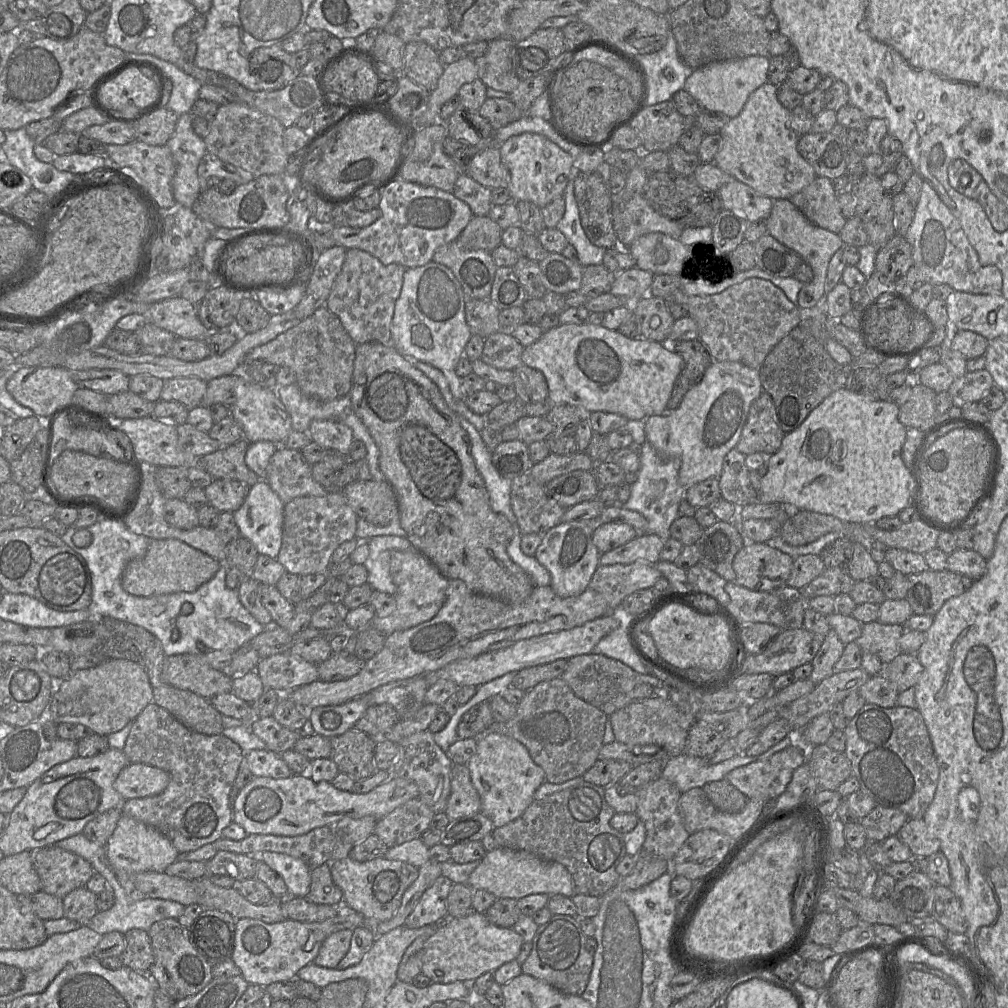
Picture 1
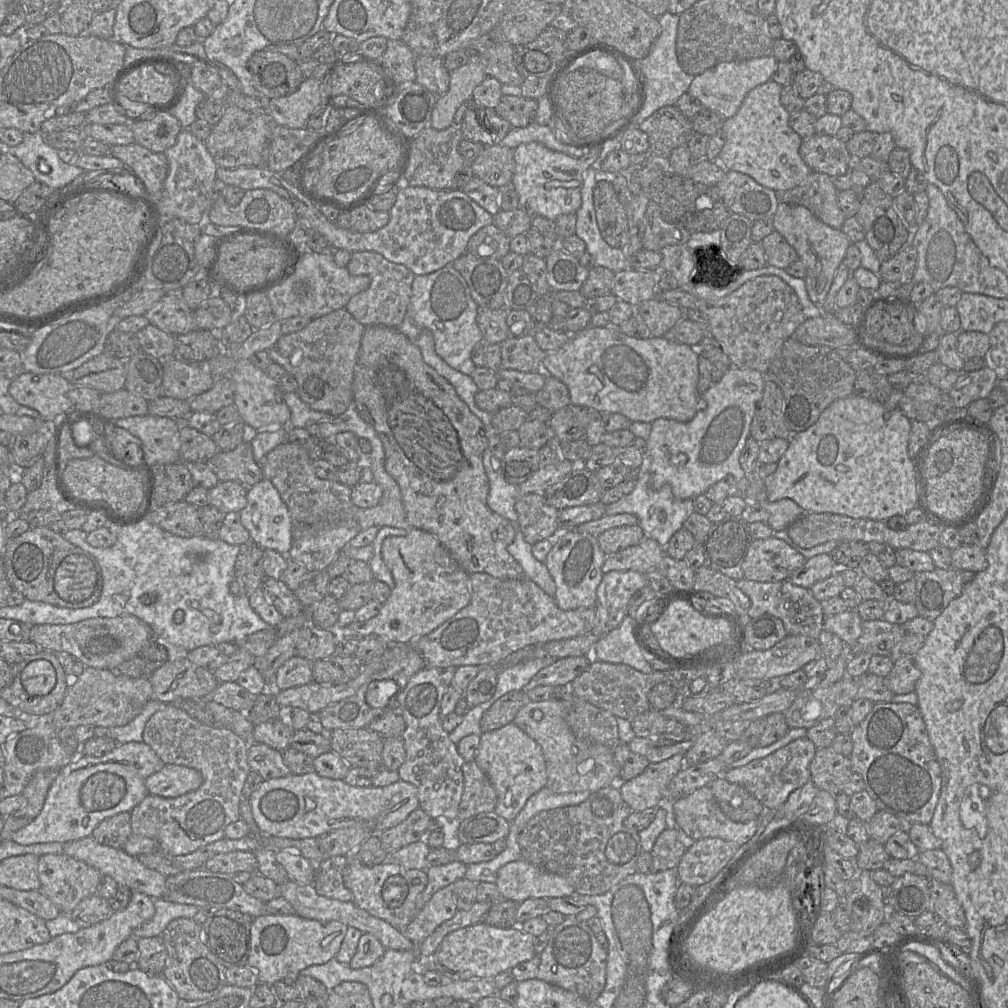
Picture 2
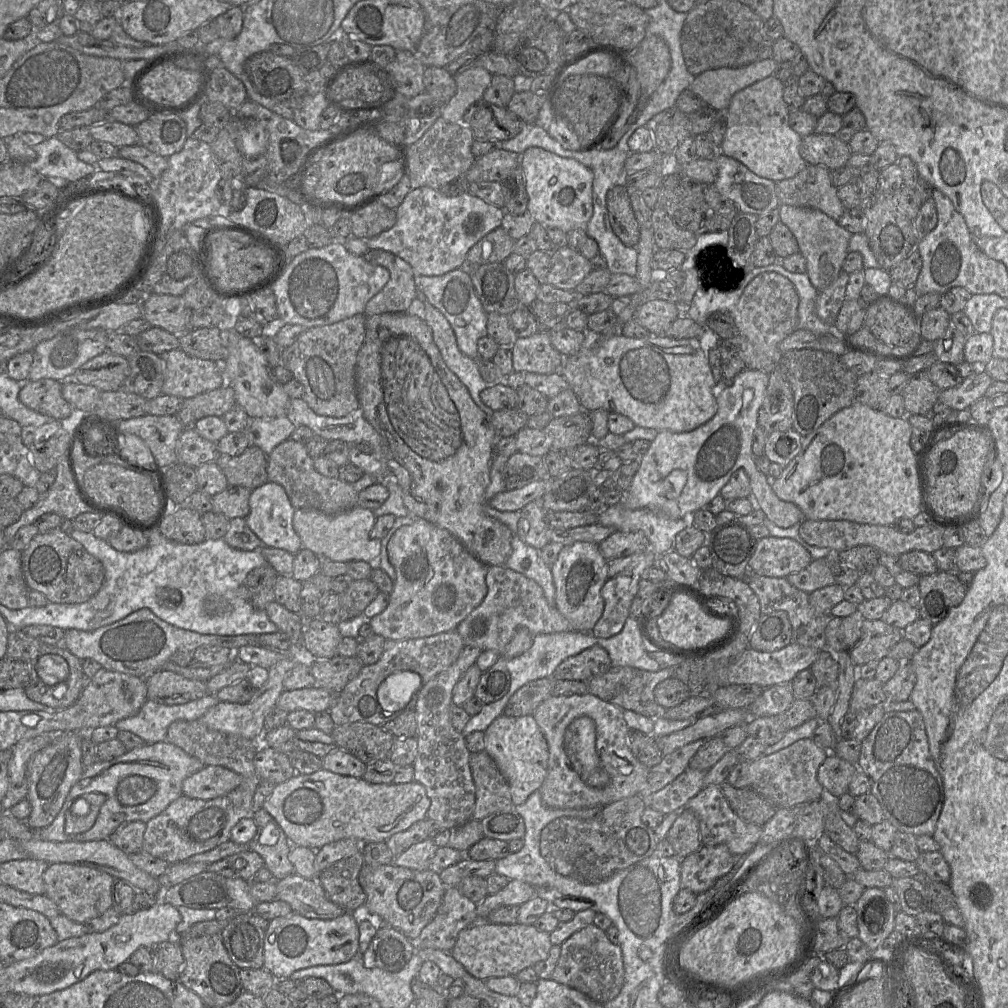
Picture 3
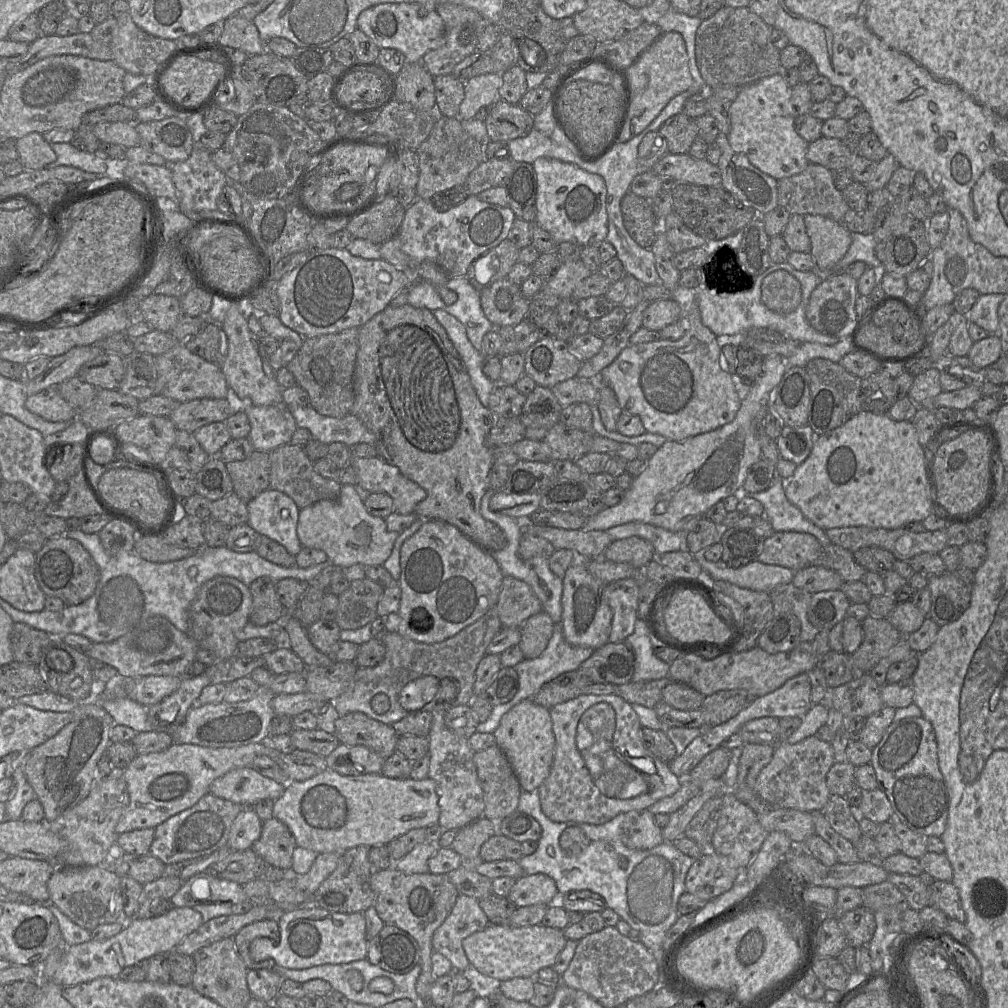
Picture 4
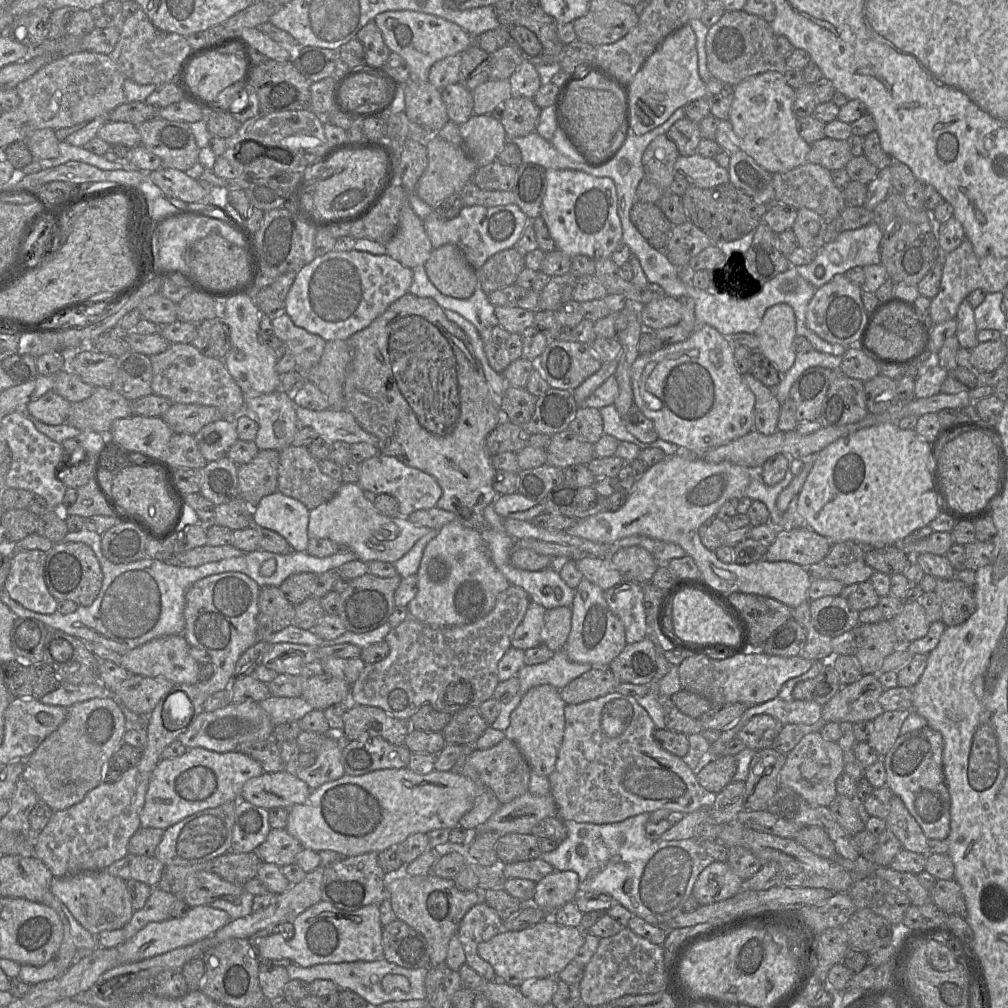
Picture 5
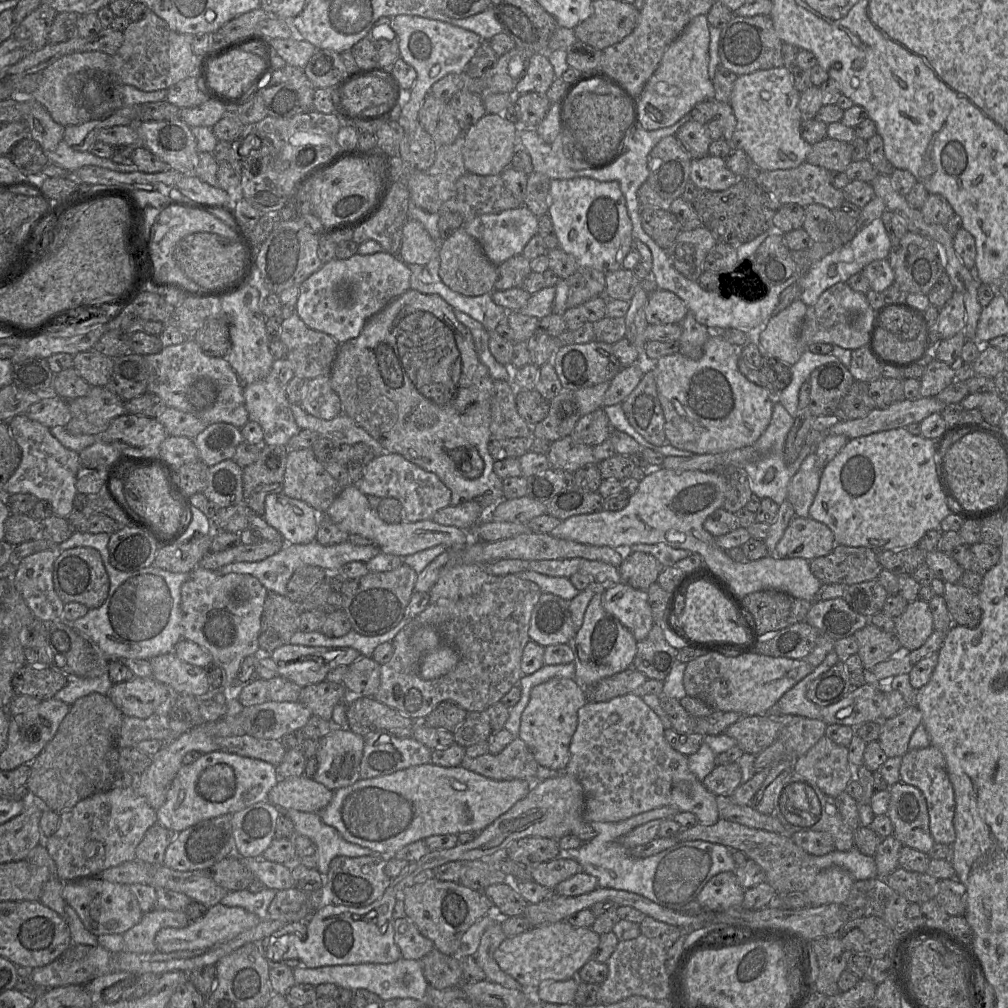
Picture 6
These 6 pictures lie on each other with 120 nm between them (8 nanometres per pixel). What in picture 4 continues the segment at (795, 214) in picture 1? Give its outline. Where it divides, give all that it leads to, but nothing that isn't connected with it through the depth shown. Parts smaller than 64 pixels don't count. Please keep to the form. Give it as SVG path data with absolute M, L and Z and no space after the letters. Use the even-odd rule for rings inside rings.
M805 215L804 223L811 242L810 254L822 279L828 275L840 273L834 272L834 269L847 253L853 234L842 225L841 221L834 221L822 215Z

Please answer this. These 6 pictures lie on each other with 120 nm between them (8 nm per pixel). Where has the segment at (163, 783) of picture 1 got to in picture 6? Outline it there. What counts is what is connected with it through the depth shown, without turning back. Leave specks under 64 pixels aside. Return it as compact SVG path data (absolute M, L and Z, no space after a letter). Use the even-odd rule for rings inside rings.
M305 775L281 778L270 790L267 801L280 810L318 813L333 797L333 791Z

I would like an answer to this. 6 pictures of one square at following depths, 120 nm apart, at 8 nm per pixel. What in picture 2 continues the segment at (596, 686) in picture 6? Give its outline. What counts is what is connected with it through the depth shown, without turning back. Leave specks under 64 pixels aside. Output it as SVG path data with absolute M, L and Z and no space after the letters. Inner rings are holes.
M526 690L513 691L503 695L482 715L480 733L493 731L513 723L518 711L529 702L531 701L529 701Z

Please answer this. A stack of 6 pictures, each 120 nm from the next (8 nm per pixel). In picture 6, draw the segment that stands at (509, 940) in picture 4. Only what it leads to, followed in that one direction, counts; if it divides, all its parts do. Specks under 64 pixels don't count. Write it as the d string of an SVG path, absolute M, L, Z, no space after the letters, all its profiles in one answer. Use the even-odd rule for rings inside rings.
M559 921L531 927L512 937L506 937L494 952L499 967L527 990L535 990L542 983L575 978L579 970L591 960L600 942L600 935L591 928L574 927Z

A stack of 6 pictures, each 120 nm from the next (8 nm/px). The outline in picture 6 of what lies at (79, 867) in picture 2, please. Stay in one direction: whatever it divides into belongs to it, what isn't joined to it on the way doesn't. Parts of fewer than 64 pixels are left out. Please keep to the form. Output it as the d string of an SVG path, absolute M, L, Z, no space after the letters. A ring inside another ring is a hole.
M100 876L76 879L64 883L62 897L79 916L84 927L95 936L123 934L136 925L143 915L139 903L128 885L110 882Z

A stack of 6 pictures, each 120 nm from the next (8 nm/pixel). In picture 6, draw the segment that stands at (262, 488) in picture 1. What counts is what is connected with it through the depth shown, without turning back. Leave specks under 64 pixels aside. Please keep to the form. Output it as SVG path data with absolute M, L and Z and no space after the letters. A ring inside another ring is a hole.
M282 492L265 498L265 521L275 528L286 544L307 544L315 540L319 513L306 502L288 497Z

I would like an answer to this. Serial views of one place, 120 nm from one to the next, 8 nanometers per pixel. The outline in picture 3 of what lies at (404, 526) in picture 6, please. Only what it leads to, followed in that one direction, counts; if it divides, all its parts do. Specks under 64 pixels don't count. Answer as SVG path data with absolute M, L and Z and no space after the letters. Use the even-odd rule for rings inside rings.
M357 505L335 515L327 515L316 509L295 509L293 528L301 540L302 547L312 551L322 560L372 563L381 551L381 540L370 538L376 519L373 510Z

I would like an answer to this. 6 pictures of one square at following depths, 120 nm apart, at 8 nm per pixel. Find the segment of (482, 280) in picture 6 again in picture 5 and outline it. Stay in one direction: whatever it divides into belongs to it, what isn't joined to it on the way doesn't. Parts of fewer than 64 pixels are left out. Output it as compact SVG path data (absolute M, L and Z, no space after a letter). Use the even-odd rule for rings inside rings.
M455 245L433 249L424 268L432 284L446 296L468 299L478 288L476 271Z

